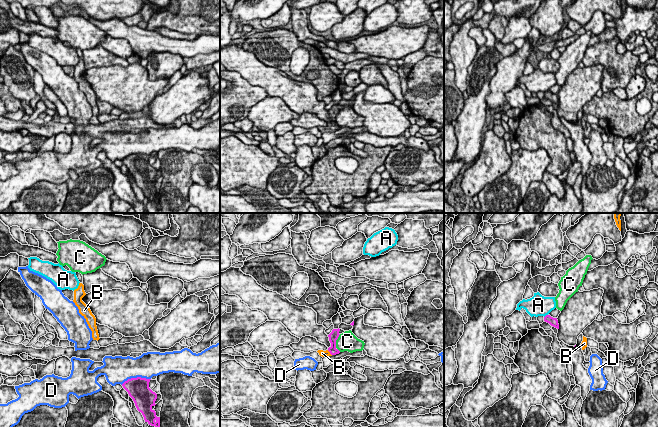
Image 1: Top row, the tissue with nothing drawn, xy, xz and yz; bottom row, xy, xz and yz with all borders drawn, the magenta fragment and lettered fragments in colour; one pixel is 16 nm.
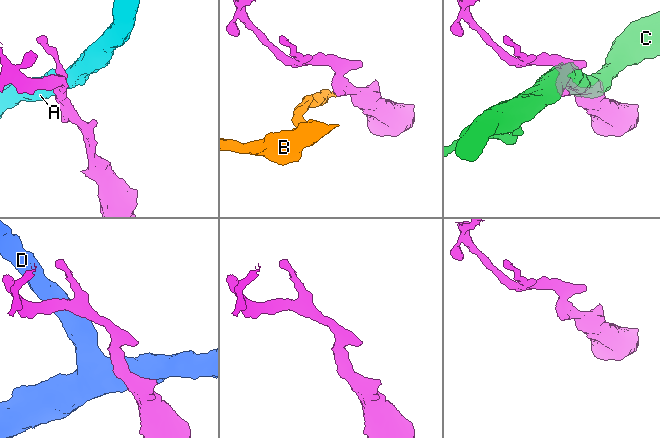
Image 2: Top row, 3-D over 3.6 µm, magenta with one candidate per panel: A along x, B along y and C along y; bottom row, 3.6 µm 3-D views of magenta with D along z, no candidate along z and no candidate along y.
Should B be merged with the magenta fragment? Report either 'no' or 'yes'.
yes

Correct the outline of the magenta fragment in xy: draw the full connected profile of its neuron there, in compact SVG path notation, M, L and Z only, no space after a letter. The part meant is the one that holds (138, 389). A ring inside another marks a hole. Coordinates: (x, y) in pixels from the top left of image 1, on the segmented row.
M141 377L131 378L122 386L133 399L137 410L142 413L145 422L160 427L160 417L157 417L155 410L152 409L156 405L157 394L149 388L150 380Z

